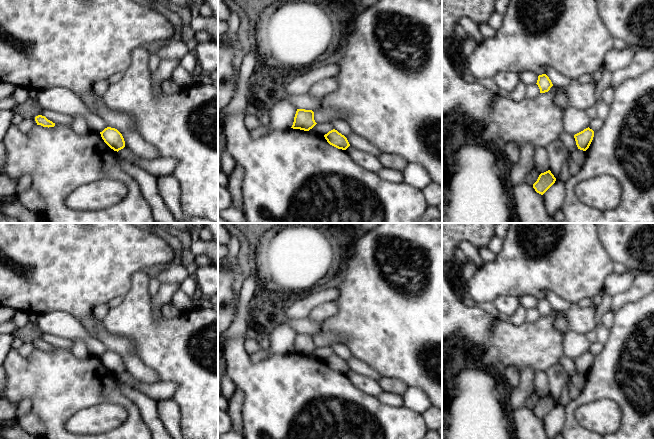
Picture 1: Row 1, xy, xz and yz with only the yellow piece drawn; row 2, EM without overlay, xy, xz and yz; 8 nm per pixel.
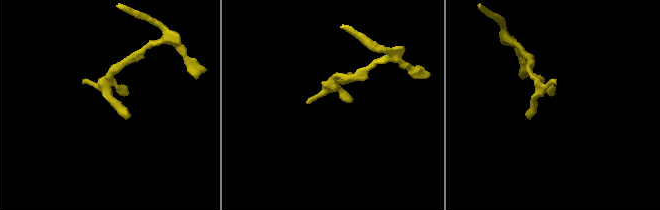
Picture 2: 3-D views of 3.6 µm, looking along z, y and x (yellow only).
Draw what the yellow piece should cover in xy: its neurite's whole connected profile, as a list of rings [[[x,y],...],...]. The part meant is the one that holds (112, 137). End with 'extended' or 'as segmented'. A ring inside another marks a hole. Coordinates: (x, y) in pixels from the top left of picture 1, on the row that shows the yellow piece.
[[[107,127],[100,132],[104,142],[114,151],[119,151],[125,147],[122,134],[115,128]]]; as segmented

